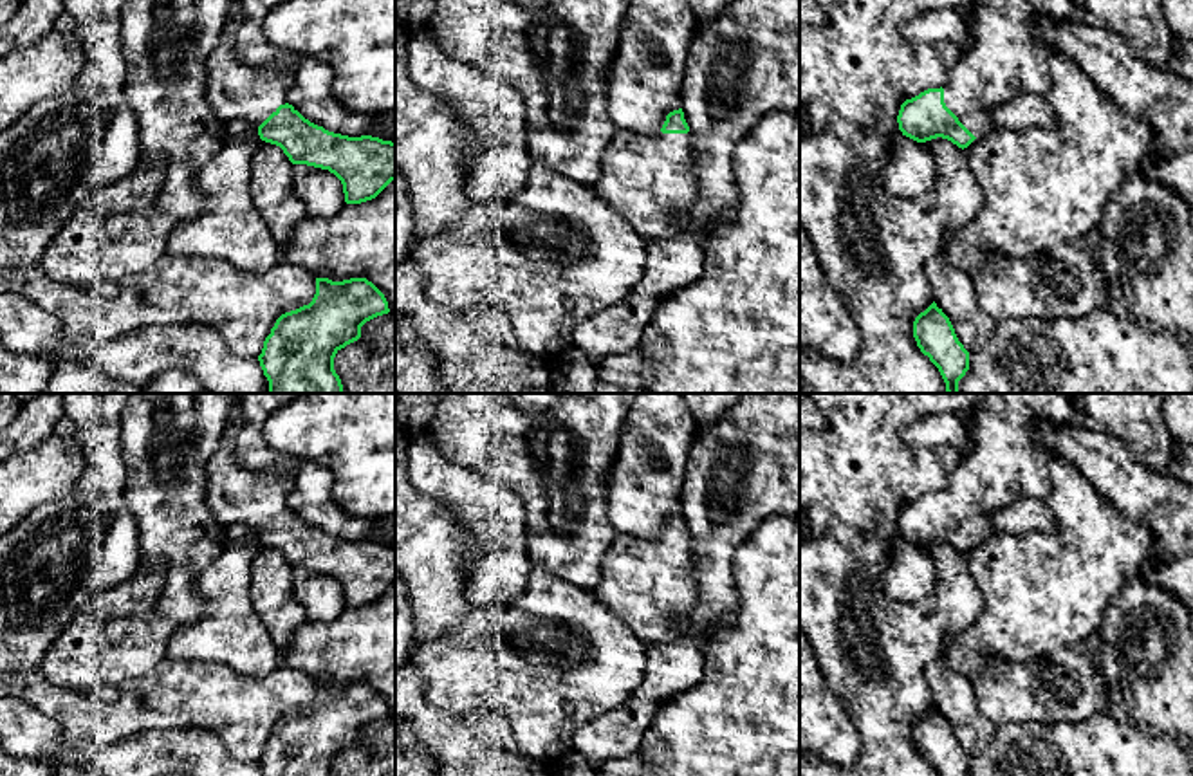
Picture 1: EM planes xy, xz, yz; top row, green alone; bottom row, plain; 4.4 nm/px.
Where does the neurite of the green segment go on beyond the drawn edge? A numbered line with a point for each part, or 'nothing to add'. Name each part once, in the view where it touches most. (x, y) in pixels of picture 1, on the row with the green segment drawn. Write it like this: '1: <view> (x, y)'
1: yz (1006, 58)

